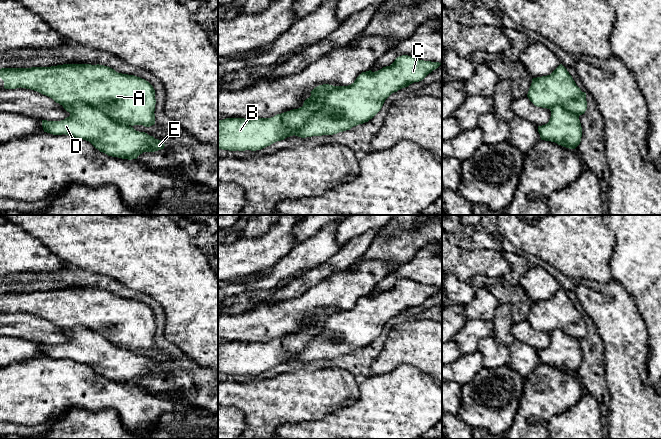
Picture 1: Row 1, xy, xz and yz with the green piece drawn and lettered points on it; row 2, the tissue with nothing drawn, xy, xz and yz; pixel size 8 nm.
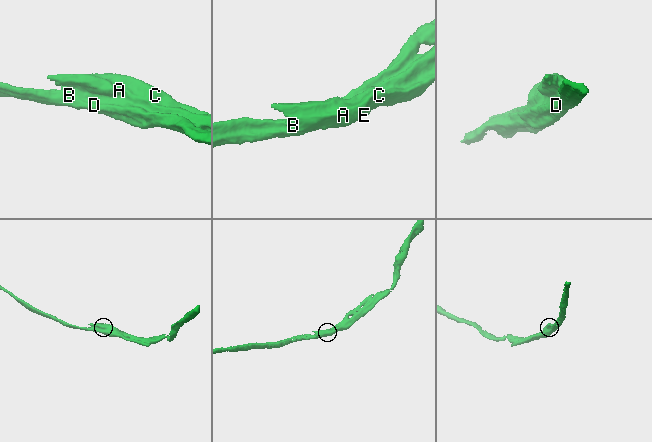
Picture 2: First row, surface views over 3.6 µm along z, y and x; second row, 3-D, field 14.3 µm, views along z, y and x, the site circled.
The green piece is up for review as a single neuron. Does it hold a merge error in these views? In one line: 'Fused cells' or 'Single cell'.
Fused cells

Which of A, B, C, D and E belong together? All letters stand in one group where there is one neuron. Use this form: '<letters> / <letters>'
A C / B D E

